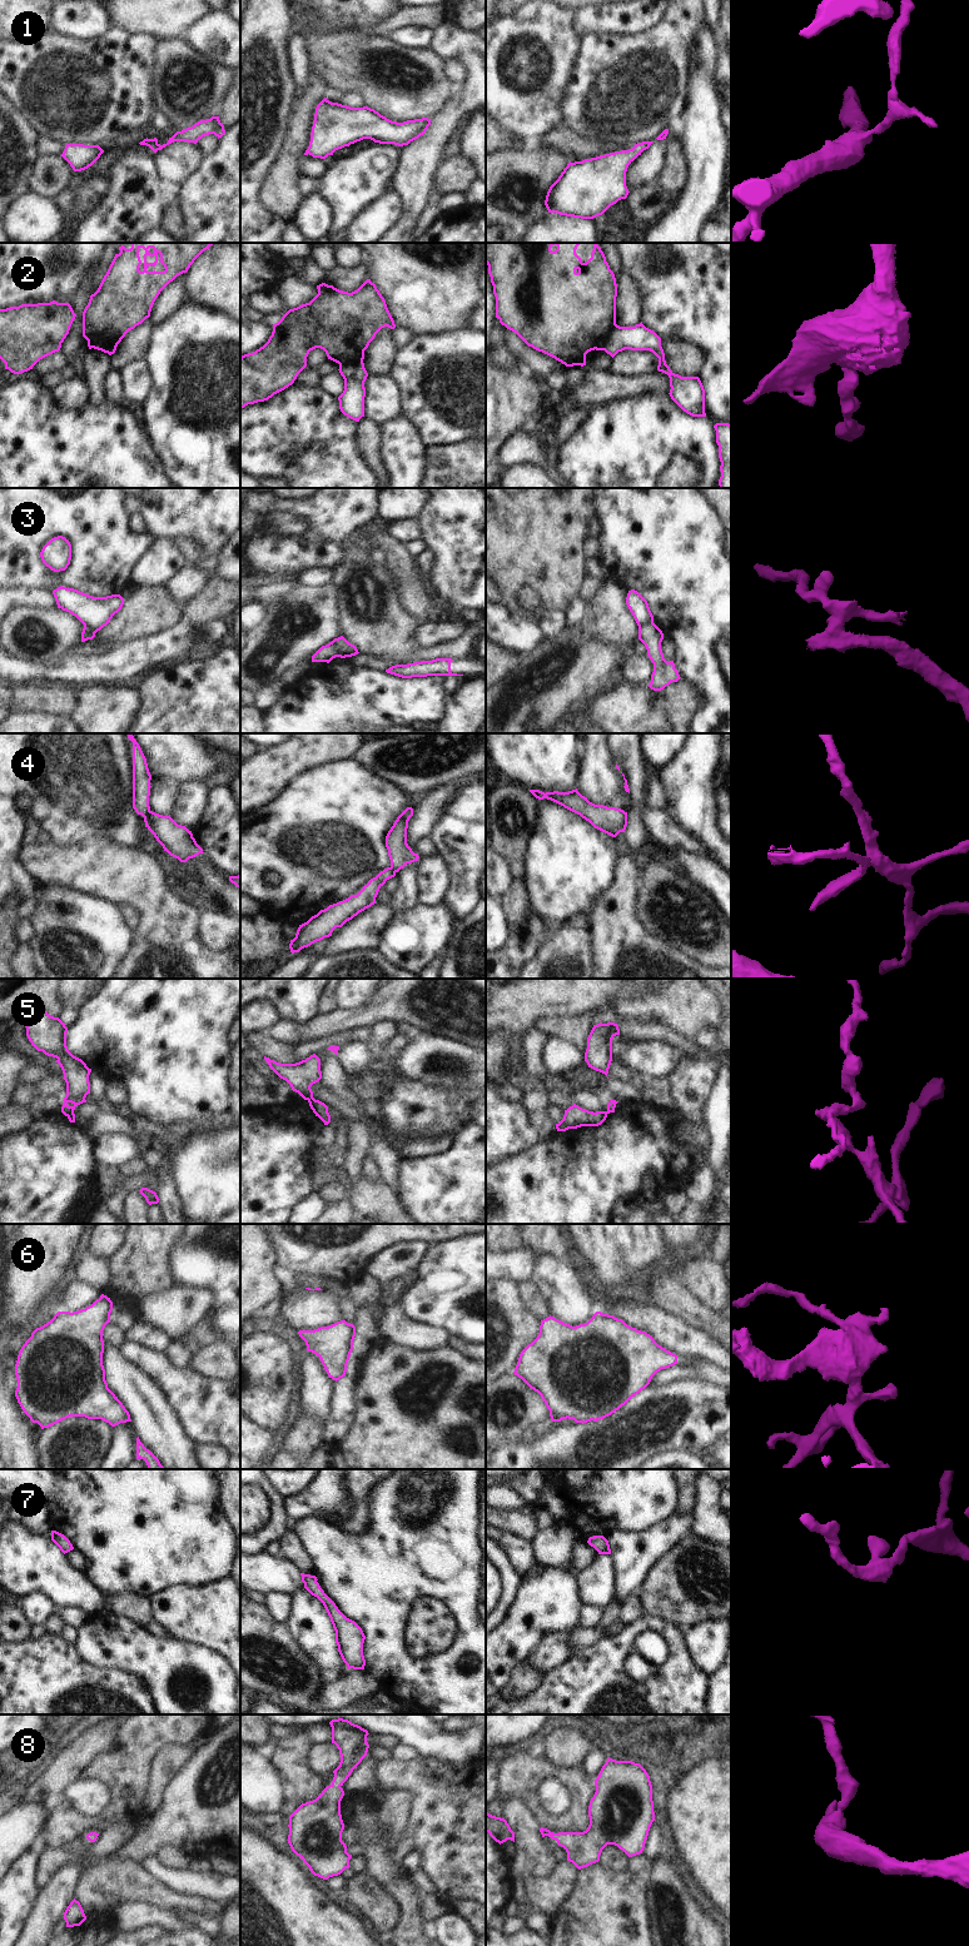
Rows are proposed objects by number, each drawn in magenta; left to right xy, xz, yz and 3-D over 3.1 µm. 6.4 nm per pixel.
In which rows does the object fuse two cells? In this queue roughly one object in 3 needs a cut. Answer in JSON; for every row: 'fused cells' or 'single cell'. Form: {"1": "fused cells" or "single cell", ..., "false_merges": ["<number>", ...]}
{"1": "single cell", "2": "fused cells", "3": "fused cells", "4": "fused cells", "5": "fused cells", "6": "single cell", "7": "single cell", "8": "single cell", "false_merges": ["2", "3", "4", "5"]}

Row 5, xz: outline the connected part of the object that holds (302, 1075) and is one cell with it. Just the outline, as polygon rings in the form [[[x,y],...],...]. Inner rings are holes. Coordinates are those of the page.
[[[315,1054],[295,1064],[280,1064],[265,1056],[264,1060],[304,1100],[314,1099],[310,1086],[322,1079],[320,1059]]]

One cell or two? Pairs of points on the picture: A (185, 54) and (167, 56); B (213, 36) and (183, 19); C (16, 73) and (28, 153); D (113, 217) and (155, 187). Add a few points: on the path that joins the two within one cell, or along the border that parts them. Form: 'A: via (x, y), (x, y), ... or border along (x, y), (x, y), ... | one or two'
A: via (180, 56), (172, 56) | one
B: border along (210, 13), (185, 38) | two
C: border along (13, 100), (40, 134) | two
D: via (125, 209), (132, 208), (139, 200), (150, 199) | one

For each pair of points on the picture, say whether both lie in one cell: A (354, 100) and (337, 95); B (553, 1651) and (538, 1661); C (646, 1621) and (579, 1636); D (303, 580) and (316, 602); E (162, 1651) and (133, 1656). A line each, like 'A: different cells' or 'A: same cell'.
A: same cell
B: same cell
C: different cells
D: different cells
E: same cell

